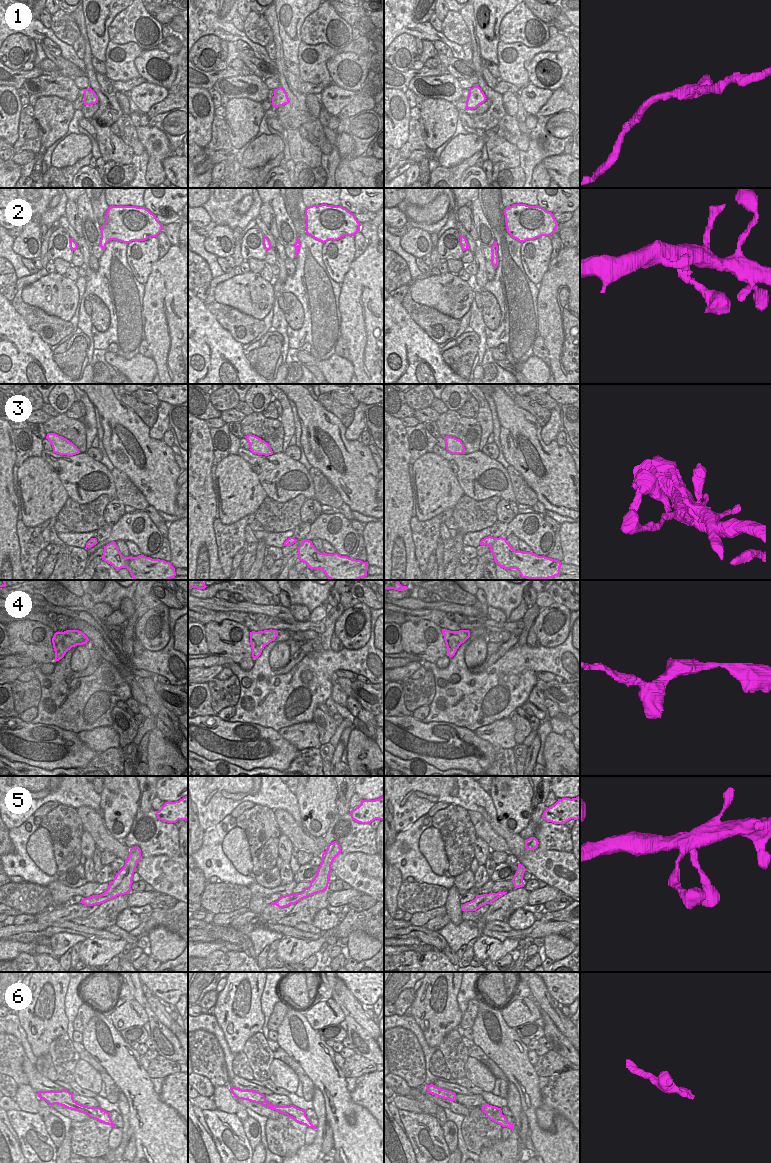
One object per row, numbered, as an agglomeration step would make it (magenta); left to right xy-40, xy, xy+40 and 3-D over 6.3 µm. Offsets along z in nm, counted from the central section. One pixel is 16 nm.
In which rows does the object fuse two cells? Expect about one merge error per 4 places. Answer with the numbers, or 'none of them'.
6

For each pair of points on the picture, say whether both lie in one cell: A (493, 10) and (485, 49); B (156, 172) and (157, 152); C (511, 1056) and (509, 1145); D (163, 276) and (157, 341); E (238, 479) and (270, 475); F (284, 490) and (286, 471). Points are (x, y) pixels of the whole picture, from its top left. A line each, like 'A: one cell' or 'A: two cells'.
A: one cell
B: one cell
C: two cells
D: one cell
E: two cells
F: one cell

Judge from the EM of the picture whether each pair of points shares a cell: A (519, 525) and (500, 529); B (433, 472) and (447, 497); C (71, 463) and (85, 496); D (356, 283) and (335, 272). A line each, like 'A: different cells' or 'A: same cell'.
A: different cells
B: same cell
C: same cell
D: different cells

